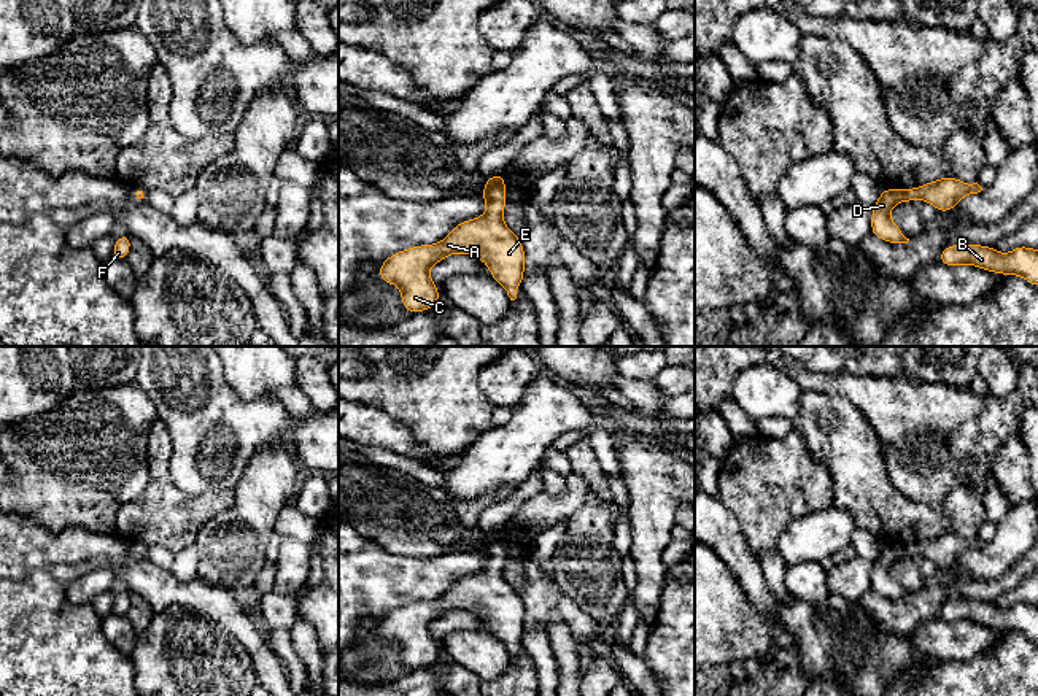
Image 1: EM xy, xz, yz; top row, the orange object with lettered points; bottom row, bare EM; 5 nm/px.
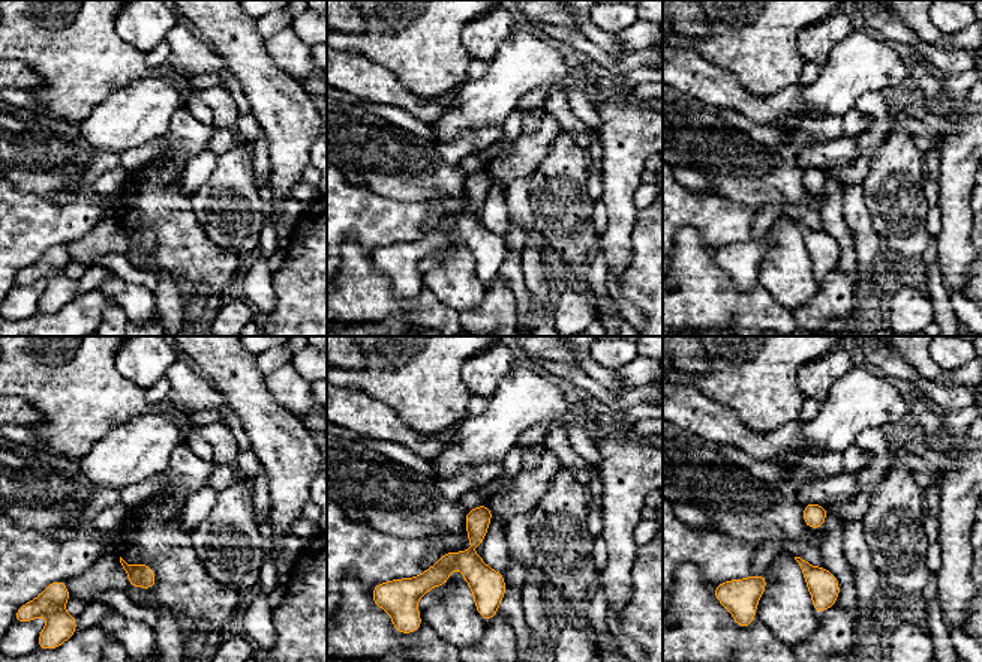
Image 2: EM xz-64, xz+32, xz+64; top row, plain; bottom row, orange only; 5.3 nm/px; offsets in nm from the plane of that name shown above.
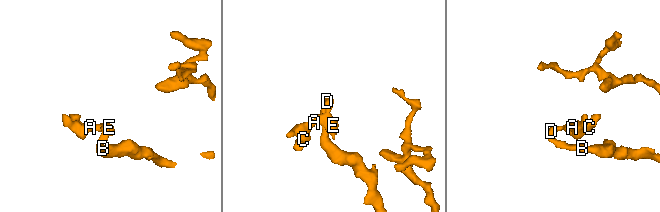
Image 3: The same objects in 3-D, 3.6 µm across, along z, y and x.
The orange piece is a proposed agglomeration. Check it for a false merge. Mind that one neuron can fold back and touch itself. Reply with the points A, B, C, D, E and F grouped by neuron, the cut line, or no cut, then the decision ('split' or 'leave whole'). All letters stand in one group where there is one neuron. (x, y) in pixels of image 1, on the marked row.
groups A B C D E F; cut none; leave whole

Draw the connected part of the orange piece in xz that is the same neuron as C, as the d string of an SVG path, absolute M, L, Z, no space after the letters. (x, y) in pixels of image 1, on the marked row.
M504 173L488 176L482 194L486 213L459 222L436 245L418 245L391 254L380 264L380 280L401 288L402 307L418 313L436 307L440 300L429 269L448 257L463 253L482 259L510 300L517 299L517 288L525 275L525 248L504 222L505 181Z

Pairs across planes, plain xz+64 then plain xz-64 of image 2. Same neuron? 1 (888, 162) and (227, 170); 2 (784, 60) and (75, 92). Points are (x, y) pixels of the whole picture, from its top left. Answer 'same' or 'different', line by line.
1: same
2: same

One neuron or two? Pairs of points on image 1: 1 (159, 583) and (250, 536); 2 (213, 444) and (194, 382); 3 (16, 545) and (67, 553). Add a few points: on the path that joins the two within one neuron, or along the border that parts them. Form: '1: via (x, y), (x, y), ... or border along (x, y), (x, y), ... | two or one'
1: border along (197, 576), (232, 590) | two
2: via (212, 428), (194, 402), (194, 398) | one
3: via (29, 547), (54, 547) | one

